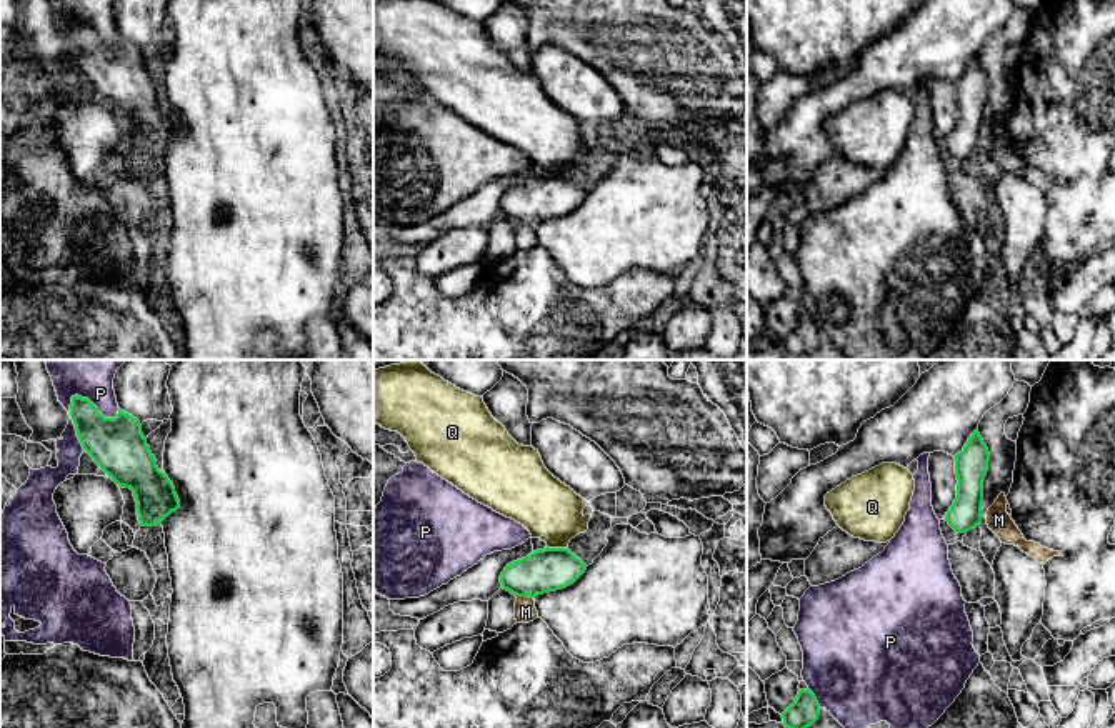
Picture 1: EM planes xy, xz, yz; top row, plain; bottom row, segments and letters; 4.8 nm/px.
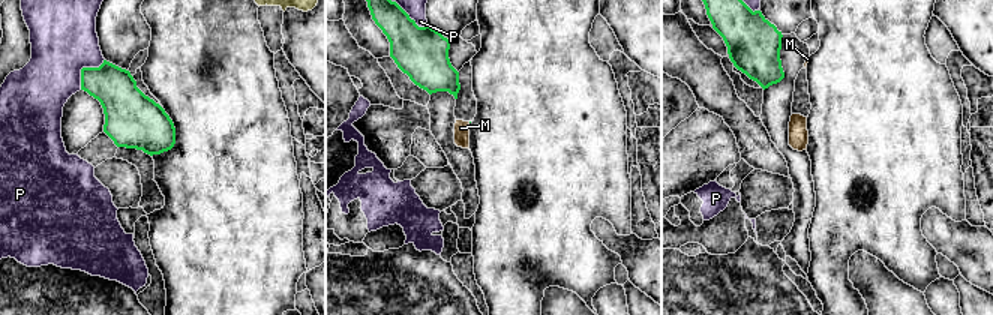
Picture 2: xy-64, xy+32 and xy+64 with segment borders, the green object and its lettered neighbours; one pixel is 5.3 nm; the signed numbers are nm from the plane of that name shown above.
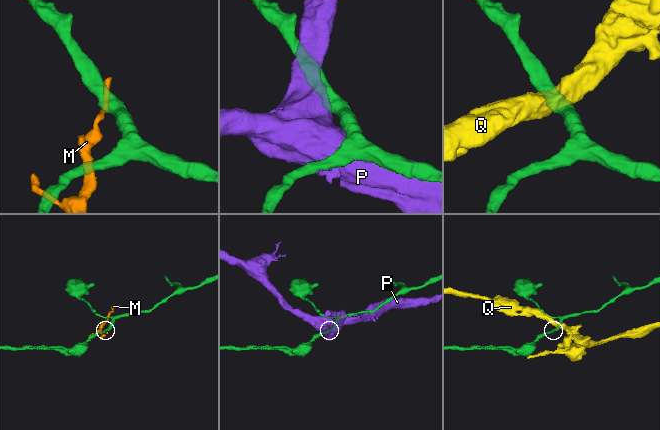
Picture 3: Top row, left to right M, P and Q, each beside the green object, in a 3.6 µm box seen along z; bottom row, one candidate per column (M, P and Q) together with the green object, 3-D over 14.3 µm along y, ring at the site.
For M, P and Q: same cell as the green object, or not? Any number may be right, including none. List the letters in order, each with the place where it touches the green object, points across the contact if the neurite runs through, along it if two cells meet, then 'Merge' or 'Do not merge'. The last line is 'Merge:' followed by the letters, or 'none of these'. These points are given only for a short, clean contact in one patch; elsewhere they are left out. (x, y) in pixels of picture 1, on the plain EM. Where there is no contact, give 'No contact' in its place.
M: Touches green at xz (525, 222). Boundary: xz (517, 222), (532, 225). Do not merge
P: Touches green at xy (74, 49). Do not merge
Q: Touches green at xz (557, 175). Do not merge
Merge: none of these

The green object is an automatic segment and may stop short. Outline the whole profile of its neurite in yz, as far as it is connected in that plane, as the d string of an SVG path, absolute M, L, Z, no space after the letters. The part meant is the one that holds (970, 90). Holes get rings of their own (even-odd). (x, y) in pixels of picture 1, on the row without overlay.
M978 55L963 77L955 83L957 125L945 147L957 160L967 160L982 150L983 108L988 98L990 80Z

